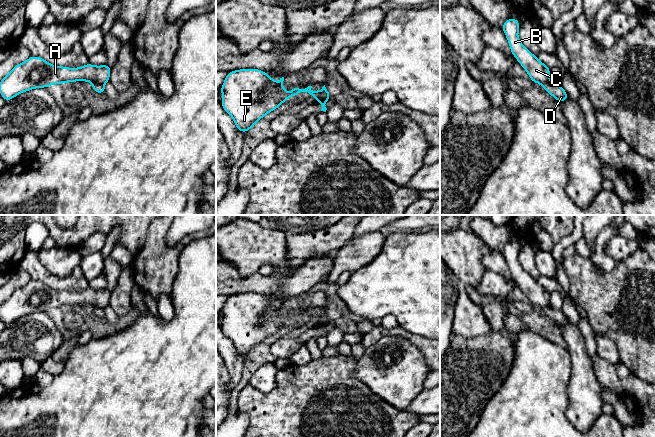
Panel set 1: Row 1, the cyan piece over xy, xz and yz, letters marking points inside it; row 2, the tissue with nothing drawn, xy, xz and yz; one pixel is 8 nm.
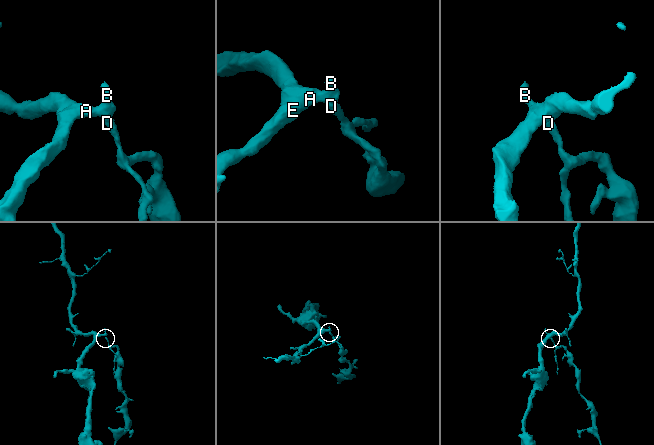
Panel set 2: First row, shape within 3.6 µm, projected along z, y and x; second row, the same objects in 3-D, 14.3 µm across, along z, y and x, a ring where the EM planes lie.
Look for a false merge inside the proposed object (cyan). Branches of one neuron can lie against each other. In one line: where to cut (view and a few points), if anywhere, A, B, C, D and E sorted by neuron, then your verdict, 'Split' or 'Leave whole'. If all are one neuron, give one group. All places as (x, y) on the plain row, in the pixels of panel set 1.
Split along xz (326, 319), (322, 318), (317, 323). Groups: A B C E / D. Split

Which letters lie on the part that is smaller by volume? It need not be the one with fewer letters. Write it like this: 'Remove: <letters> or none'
Remove: D

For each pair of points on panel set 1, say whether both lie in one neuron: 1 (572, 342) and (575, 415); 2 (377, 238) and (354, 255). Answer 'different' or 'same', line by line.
1: same
2: same

